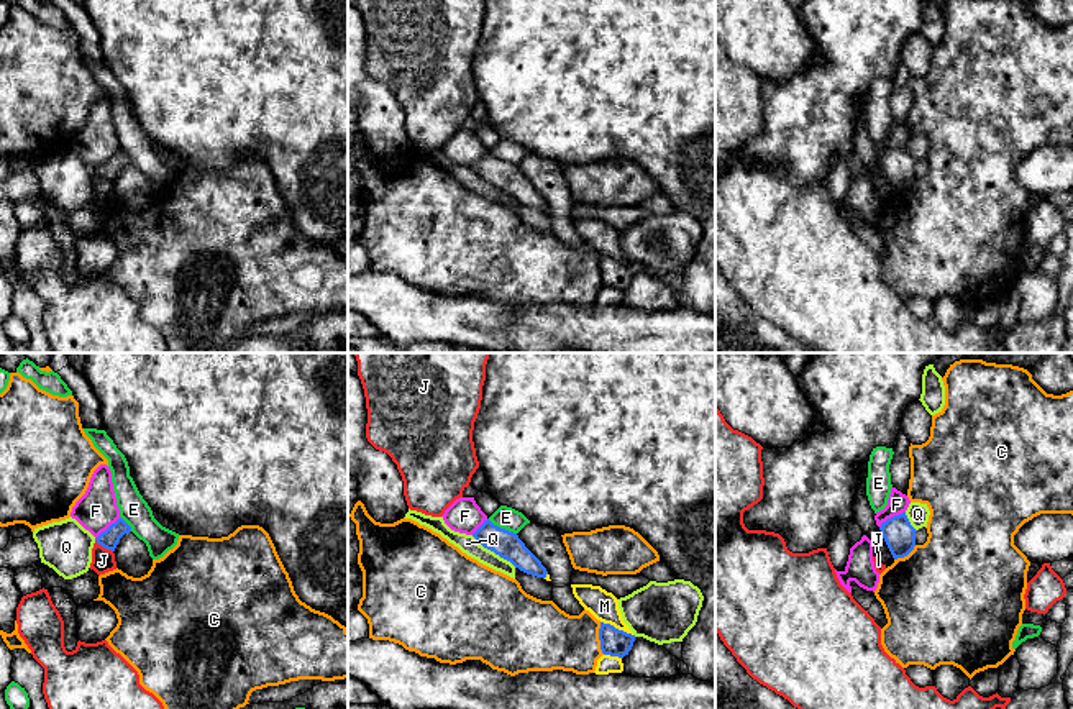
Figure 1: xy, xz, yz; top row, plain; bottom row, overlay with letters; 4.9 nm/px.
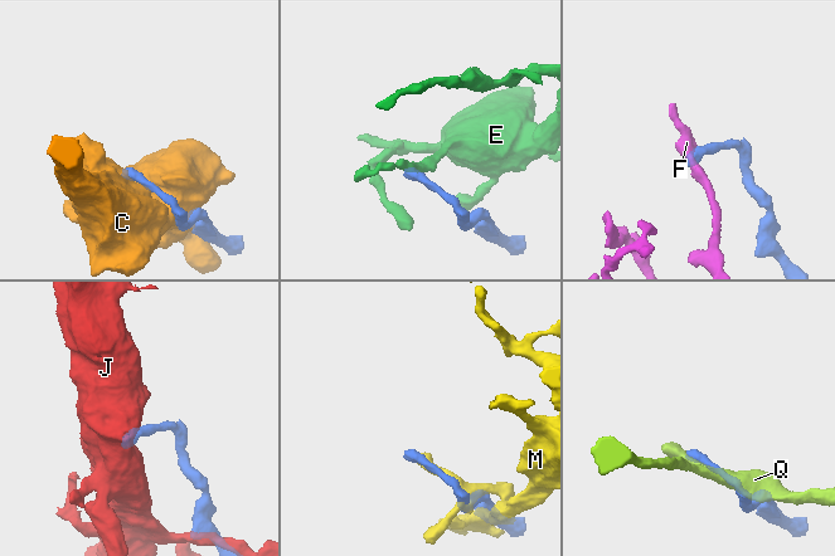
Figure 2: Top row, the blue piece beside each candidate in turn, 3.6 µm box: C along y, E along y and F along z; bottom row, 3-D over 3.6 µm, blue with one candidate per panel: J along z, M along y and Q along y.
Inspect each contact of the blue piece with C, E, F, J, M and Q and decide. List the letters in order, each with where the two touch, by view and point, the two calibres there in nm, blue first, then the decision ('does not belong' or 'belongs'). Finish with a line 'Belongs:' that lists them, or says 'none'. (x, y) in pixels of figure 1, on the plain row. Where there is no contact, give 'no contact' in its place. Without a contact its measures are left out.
C: xz (599, 271) | 140/300 nm | does not belong
E: xz (502, 161) | 140/110 nm | does not belong
F: yz (891, 150) | 160/110 nm | does not belong
J: xy (104, 179) | 90/110 nm | does not belong
M: xz (617, 261) | 140/140 nm | does not belong
Q: xz (494, 184) | 140/90 nm | does not belong
Belongs: none

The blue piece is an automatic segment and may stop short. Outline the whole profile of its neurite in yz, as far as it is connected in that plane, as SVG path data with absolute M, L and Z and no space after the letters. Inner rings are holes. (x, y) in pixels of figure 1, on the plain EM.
M906 144L881 156L881 167L894 192L907 189L915 179L915 161Z

